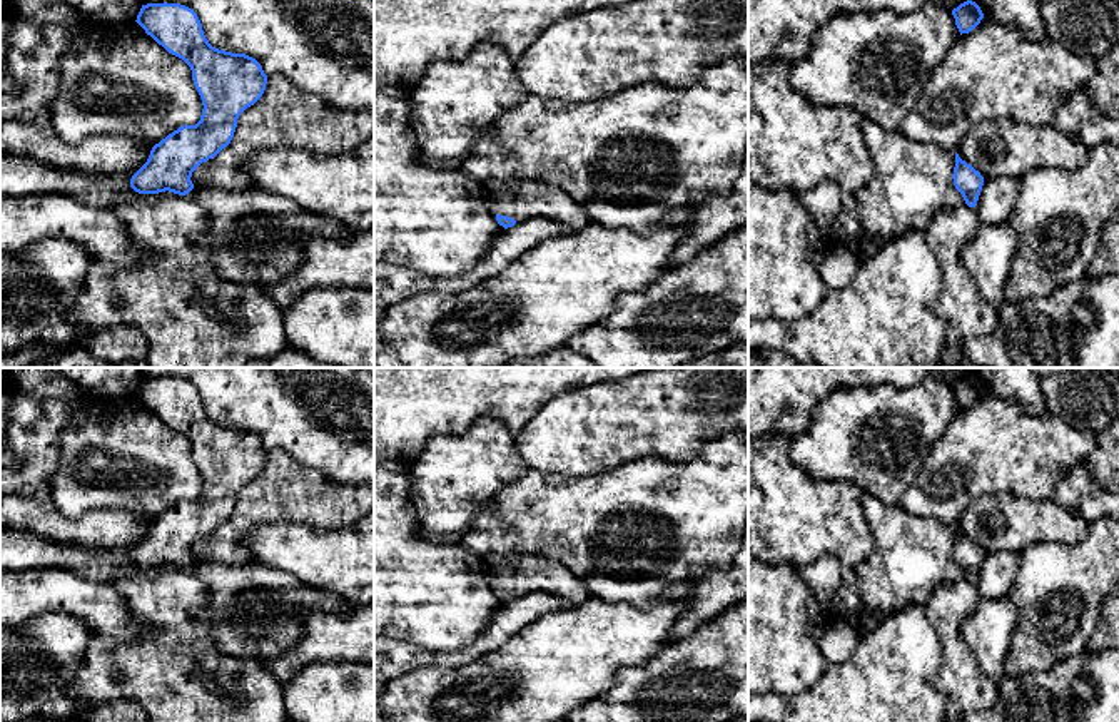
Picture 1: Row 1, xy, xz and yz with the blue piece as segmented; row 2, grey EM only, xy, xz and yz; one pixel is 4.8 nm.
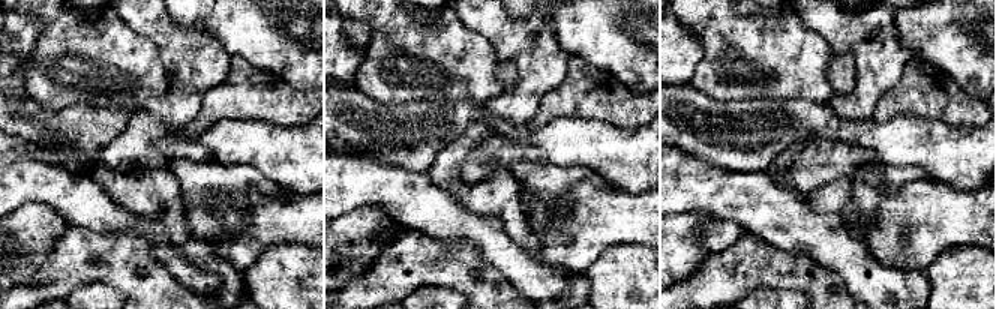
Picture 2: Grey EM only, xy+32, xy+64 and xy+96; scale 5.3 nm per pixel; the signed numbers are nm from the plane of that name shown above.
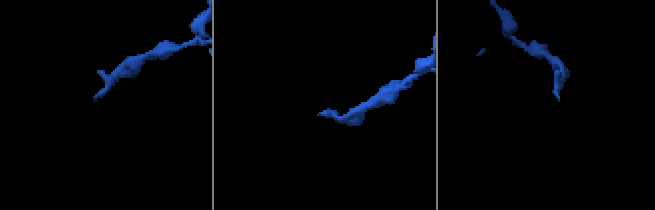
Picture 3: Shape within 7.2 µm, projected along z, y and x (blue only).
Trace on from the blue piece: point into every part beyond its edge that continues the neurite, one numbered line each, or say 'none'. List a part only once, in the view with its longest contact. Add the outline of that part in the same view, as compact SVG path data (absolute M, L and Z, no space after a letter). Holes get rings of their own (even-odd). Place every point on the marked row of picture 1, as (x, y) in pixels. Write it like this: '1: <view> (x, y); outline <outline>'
1: xz (525, 199); outline M493 180L488 189L496 212L516 222L544 217L558 221L575 232L590 224L585 209L554 186L533 180Z

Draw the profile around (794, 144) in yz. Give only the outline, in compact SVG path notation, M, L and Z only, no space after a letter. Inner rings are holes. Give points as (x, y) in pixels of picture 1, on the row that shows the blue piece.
M782 58L748 62L748 175L765 189L788 191L795 196L823 180L837 182L842 211L830 242L850 249L858 266L889 244L887 239L865 237L855 216L855 192L873 179L873 162L860 132L863 119L852 107L818 105L793 89L788 65Z

